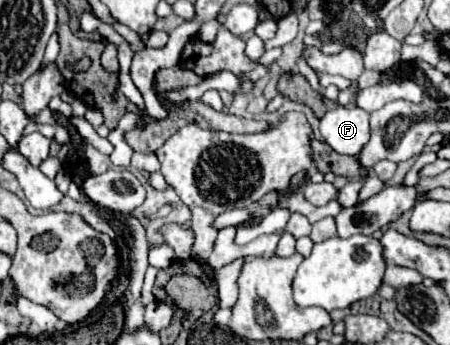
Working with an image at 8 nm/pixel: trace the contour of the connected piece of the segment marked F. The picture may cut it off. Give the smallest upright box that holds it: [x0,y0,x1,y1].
[320,106,370,156]

